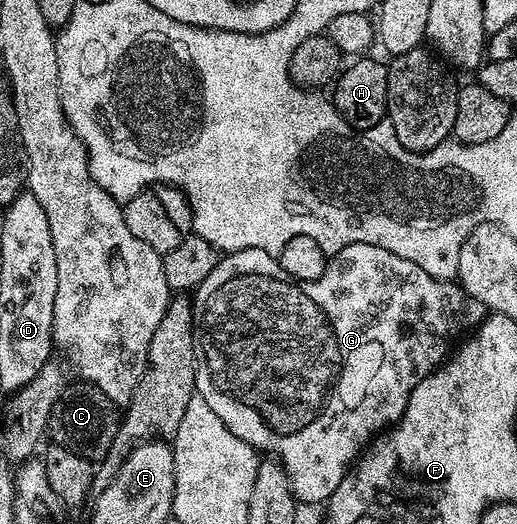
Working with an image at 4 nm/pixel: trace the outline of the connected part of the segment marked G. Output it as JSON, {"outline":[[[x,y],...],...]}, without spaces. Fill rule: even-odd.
{"outline":[[[367,242],[348,244],[343,246],[343,250],[332,253],[323,274],[319,274],[319,278],[314,280],[290,280],[287,270],[283,270],[280,259],[275,258],[271,252],[264,252],[258,248],[230,252],[218,259],[215,270],[211,270],[211,274],[207,274],[204,282],[192,293],[191,303],[193,359],[197,366],[196,395],[201,396],[203,402],[211,406],[211,410],[215,410],[218,418],[223,418],[223,426],[227,426],[227,430],[231,430],[235,438],[243,438],[243,442],[257,449],[258,453],[268,454],[285,467],[293,496],[302,505],[324,505],[329,501],[331,494],[335,494],[339,482],[343,482],[343,478],[370,441],[386,428],[396,424],[397,419],[405,413],[405,407],[409,405],[411,398],[411,390],[415,390],[415,386],[419,386],[423,378],[427,378],[434,370],[440,368],[454,351],[458,341],[479,327],[487,315],[483,302],[466,294],[460,283],[431,278],[431,274],[427,274],[427,270],[422,270],[420,266],[415,266],[415,262],[407,262],[407,258],[399,258],[399,254],[383,250],[383,246],[367,246]]]}

